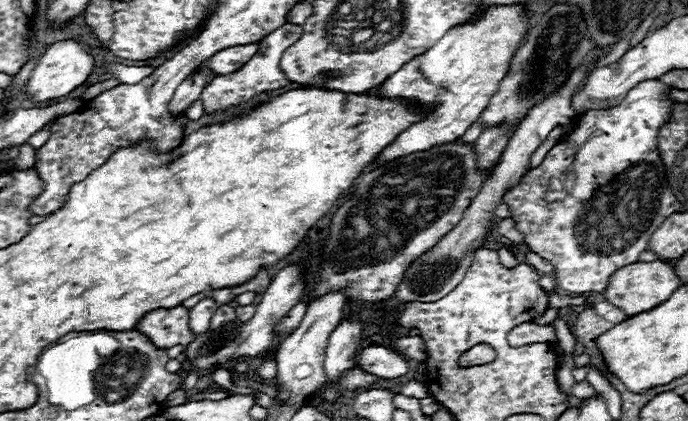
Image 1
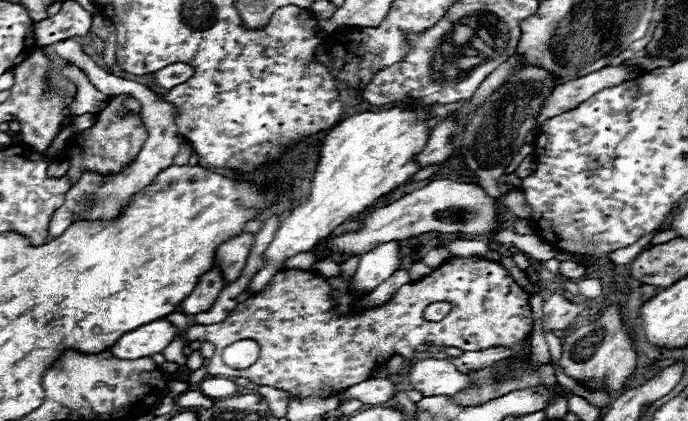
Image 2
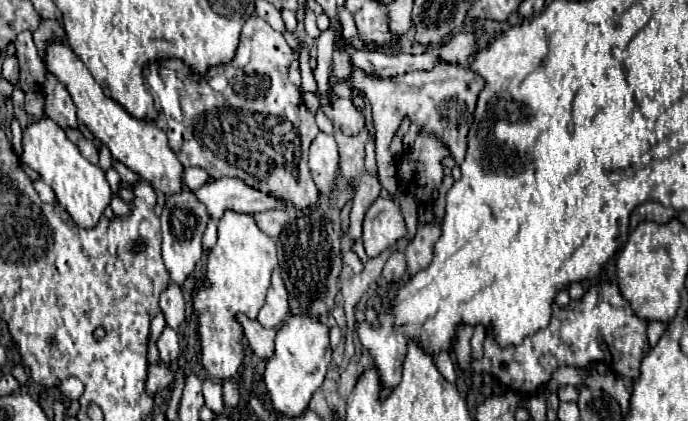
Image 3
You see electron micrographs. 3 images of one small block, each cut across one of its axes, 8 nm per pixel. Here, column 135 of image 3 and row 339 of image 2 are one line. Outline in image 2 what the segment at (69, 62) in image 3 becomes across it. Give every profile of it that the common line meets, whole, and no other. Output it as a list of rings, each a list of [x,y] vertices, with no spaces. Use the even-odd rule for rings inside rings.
[[[154,320],[122,334],[110,346],[110,352],[116,358],[124,360],[152,356],[162,352],[174,340],[174,336],[176,336],[176,326],[172,326],[168,320]]]

